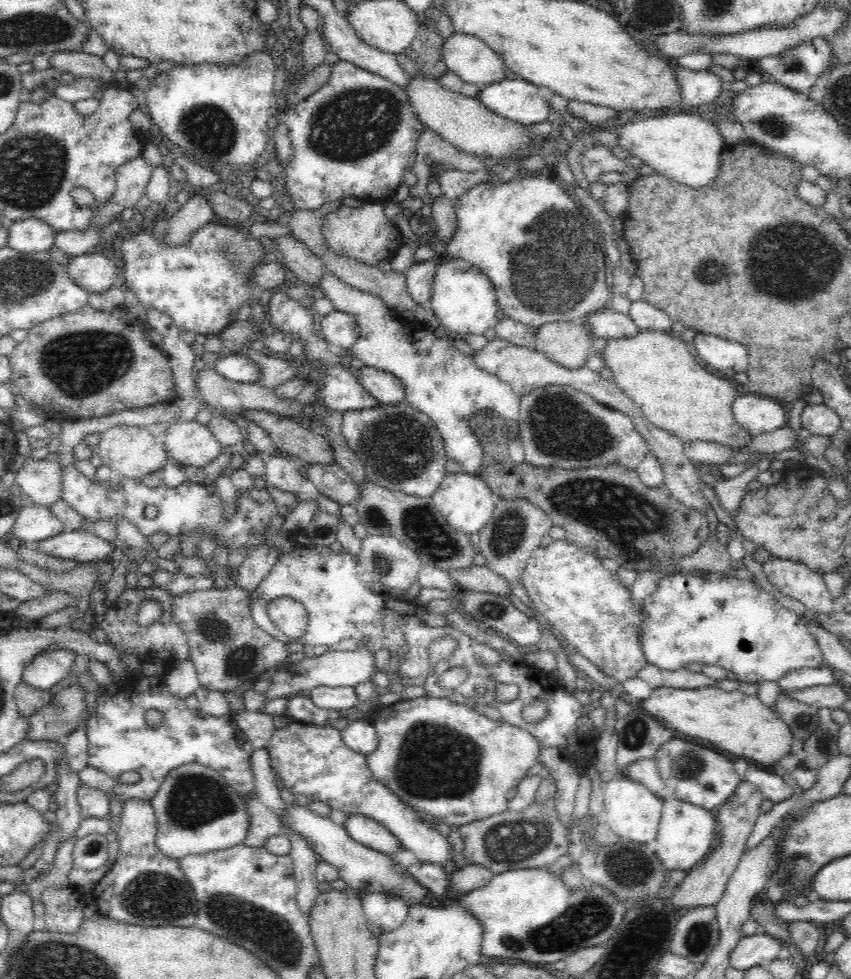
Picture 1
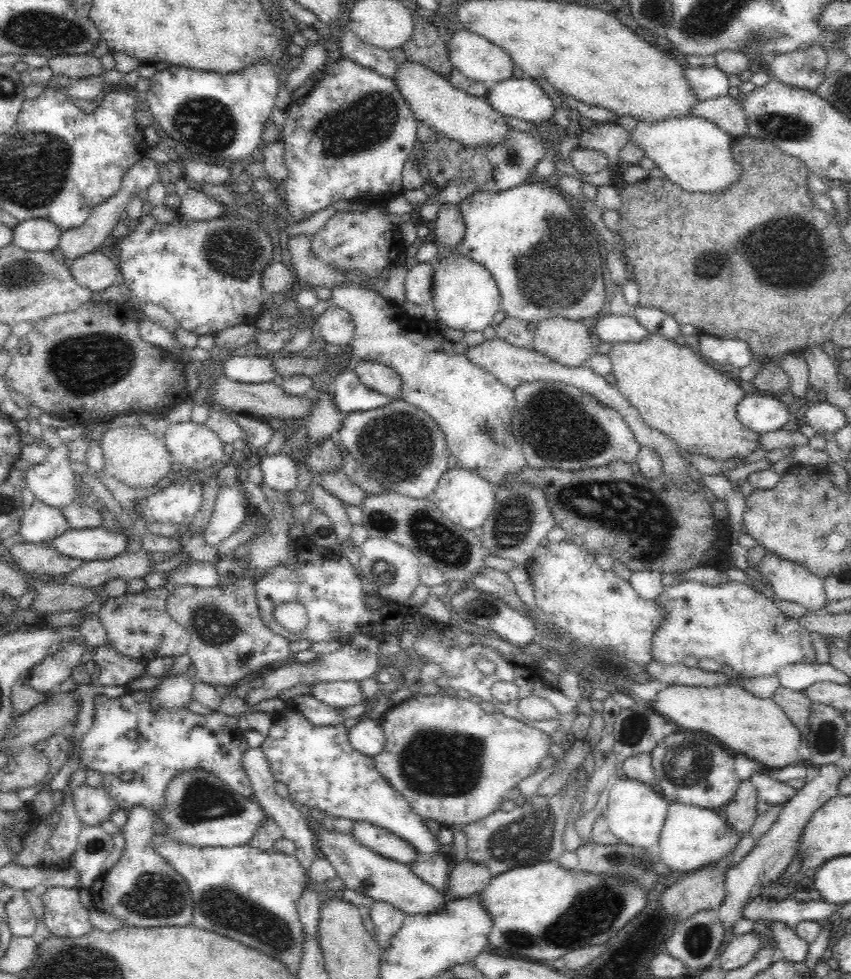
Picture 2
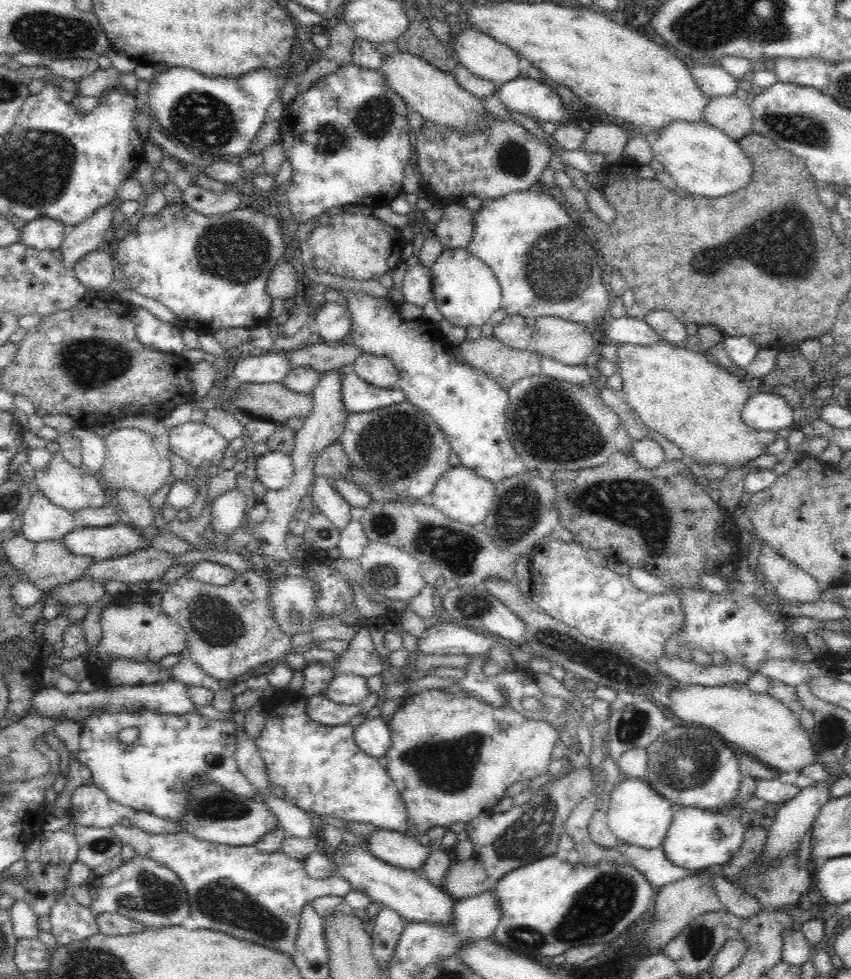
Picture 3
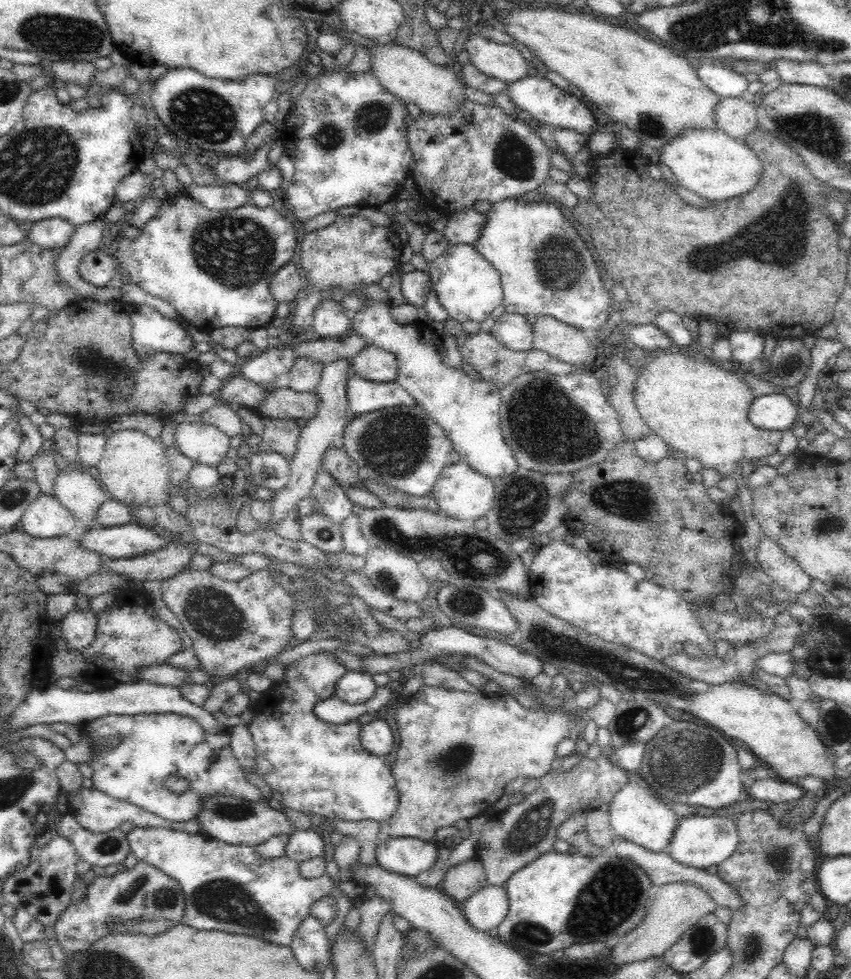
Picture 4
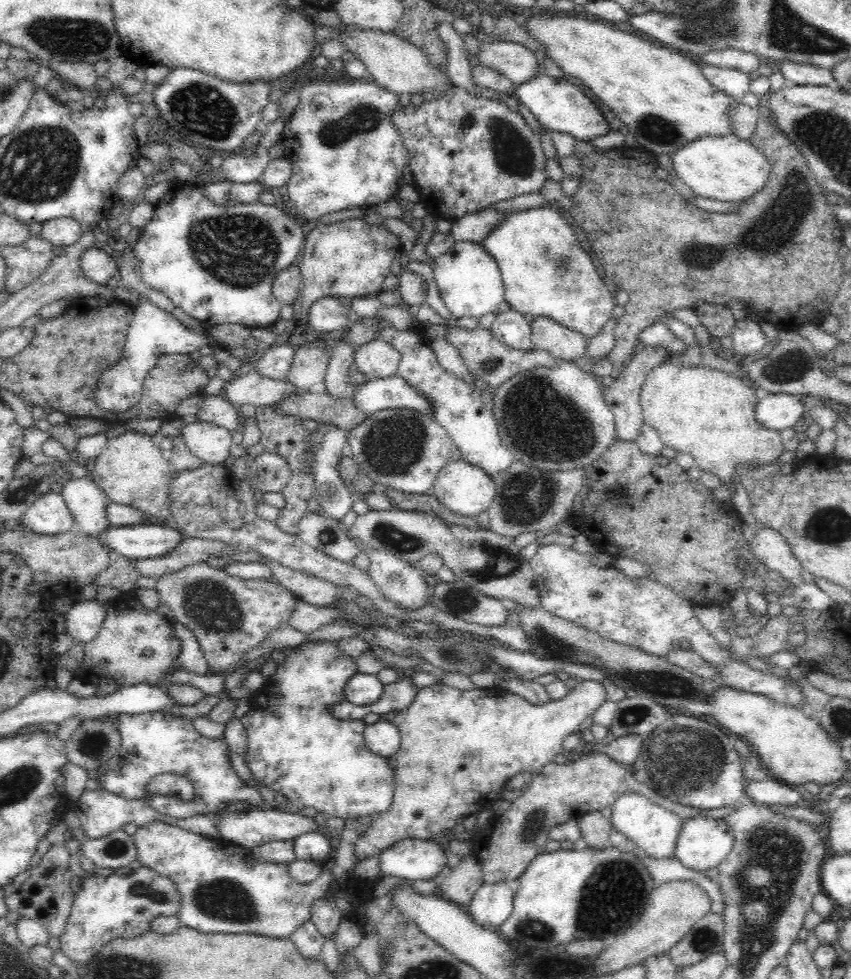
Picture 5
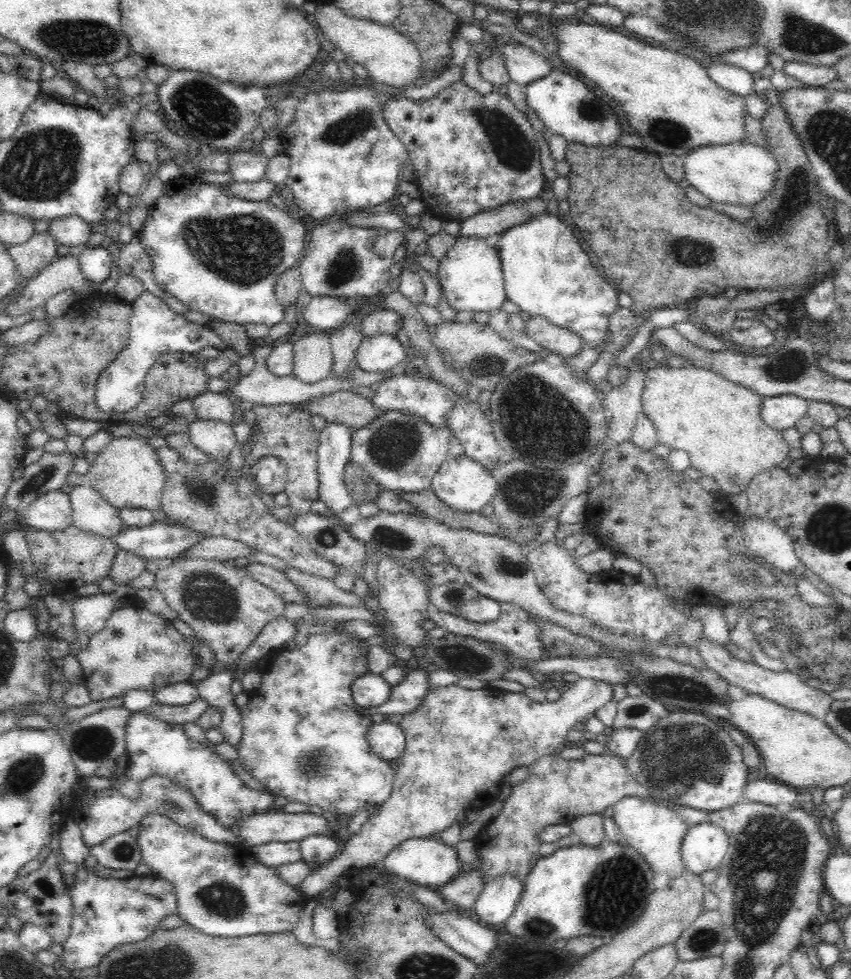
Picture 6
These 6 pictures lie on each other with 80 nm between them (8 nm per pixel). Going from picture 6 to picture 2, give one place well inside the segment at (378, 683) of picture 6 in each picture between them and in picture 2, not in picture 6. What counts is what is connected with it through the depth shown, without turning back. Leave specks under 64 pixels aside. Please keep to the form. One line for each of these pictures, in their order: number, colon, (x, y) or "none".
2: (339, 694)
3: (343, 689)
4: (354, 687)
5: (361, 688)

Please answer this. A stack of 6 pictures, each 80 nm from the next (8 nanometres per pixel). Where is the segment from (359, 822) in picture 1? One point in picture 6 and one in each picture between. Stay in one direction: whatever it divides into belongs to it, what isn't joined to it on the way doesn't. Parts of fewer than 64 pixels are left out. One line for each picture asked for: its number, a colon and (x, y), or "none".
2: (384, 842)
3: (393, 847)
4: (404, 855)
5: (414, 859)
6: (427, 861)

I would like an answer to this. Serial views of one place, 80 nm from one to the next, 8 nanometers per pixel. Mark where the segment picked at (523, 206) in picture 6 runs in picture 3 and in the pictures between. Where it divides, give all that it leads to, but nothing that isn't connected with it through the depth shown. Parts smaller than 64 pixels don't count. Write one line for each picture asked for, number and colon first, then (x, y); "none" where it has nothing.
3: (454, 229)
4: (463, 227)
5: (473, 227)

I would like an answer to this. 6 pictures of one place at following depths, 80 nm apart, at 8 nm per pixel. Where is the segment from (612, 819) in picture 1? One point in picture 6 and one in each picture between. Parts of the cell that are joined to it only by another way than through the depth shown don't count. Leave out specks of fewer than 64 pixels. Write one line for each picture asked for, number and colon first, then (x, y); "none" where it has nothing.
2: (635, 811)
3: (638, 815)
4: (636, 813)
5: (654, 829)
6: (656, 831)

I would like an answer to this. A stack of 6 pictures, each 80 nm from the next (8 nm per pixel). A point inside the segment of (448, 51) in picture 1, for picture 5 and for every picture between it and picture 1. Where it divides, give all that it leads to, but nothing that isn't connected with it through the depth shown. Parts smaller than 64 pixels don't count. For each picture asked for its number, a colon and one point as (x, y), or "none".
2: (477, 59)
3: (483, 56)
4: (501, 61)
5: (511, 59)

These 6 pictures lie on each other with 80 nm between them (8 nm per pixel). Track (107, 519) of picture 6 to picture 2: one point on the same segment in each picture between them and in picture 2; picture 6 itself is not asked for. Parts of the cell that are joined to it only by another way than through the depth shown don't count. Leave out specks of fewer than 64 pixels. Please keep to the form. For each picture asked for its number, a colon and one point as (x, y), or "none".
2: (53, 481)
3: (65, 486)
4: (80, 494)
5: (87, 503)

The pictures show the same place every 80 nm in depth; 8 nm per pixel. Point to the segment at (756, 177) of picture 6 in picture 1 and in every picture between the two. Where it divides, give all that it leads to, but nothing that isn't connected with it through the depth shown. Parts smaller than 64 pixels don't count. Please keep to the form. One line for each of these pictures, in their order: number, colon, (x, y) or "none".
1: (683, 147)
2: (693, 152)
3: (703, 160)
4: (707, 161)
5: (728, 168)

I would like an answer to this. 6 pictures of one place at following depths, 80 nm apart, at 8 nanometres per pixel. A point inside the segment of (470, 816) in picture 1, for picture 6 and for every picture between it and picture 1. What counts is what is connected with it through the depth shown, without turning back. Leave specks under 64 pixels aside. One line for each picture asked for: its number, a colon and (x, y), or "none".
2: (454, 763)
3: (452, 757)
4: (457, 751)
5: (458, 748)
6: (460, 744)

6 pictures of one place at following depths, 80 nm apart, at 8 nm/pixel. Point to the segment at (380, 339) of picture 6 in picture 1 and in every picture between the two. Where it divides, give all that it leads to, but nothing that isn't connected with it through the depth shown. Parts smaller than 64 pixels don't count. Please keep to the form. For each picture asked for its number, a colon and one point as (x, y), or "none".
1: (387, 389)
2: (381, 379)
3: (377, 370)
4: (374, 364)
5: (376, 359)

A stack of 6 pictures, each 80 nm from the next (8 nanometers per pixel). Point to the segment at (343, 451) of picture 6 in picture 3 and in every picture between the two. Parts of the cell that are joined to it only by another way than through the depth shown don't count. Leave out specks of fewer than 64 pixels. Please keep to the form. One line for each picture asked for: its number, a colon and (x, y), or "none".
3: (324, 497)
4: (332, 501)
5: (335, 500)

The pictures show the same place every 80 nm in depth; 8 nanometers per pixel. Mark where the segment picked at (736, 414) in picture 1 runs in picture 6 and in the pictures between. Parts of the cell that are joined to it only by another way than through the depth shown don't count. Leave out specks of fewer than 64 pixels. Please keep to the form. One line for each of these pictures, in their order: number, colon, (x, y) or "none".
2: (761, 413)
3: (764, 411)
4: (772, 411)
5: (779, 411)
6: (779, 412)

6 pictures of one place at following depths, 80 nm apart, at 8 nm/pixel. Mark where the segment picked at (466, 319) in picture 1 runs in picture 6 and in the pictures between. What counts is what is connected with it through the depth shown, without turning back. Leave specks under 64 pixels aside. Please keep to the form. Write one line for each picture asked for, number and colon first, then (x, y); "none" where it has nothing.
2: (465, 296)
3: (466, 291)
4: (468, 287)
5: (470, 283)
6: (470, 276)

